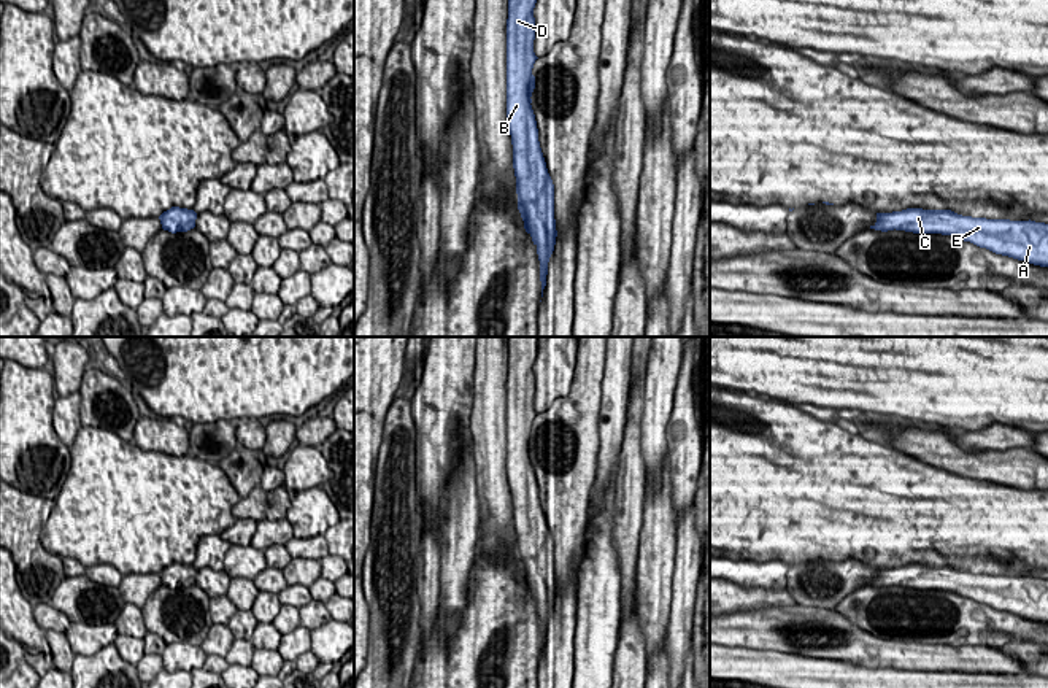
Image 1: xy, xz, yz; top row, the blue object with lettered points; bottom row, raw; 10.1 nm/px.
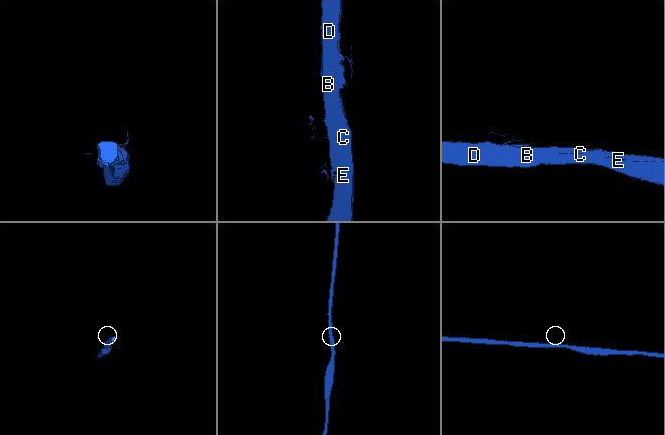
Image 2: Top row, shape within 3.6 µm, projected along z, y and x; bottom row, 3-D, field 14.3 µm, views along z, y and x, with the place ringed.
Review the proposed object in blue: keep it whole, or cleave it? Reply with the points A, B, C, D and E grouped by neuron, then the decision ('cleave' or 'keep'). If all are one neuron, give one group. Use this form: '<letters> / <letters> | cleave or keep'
A B C D E | keep

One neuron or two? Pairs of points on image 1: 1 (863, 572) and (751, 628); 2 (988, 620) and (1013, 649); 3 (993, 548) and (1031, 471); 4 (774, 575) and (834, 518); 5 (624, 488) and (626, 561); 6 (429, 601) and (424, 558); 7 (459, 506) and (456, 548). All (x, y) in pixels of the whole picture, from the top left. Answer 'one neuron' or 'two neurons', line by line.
1: two neurons
2: two neurons
3: two neurons
4: two neurons
5: one neuron
6: one neuron
7: one neuron

